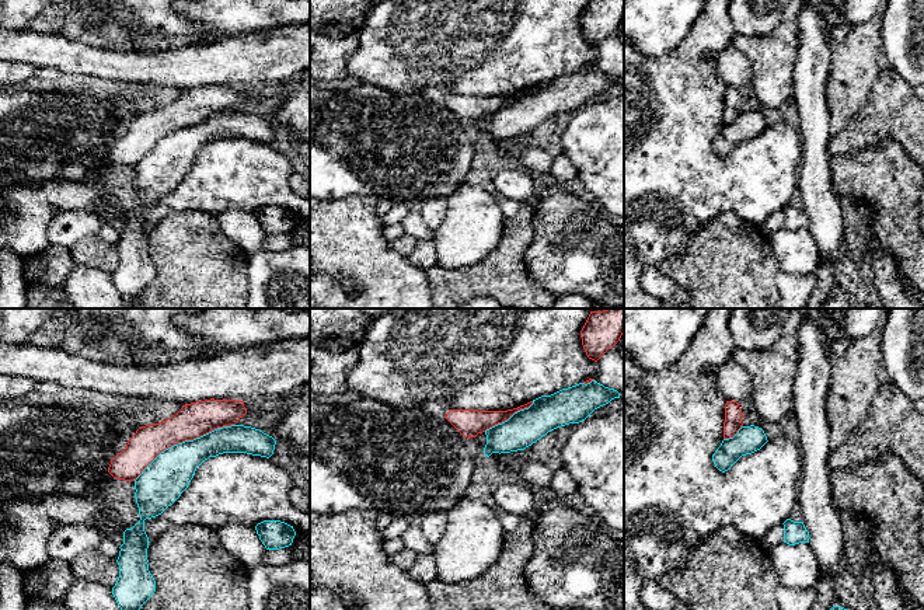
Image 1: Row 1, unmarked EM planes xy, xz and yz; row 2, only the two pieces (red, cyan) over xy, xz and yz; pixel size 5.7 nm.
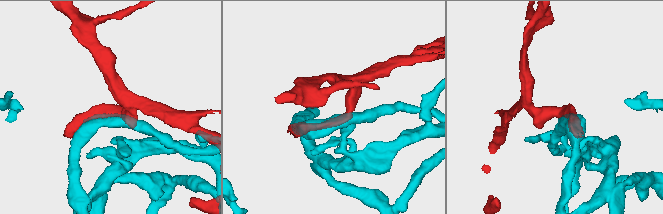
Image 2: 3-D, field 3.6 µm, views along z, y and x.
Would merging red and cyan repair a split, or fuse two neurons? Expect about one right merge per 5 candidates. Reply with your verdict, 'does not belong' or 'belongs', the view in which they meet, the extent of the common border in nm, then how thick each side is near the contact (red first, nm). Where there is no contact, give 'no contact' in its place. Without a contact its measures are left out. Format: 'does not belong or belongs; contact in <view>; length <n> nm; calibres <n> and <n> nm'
does not belong; contact in xy; length 650 nm; calibres 200 and 240 nm

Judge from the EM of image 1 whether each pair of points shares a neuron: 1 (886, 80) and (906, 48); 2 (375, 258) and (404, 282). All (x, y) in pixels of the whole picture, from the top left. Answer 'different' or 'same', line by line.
1: different
2: same

